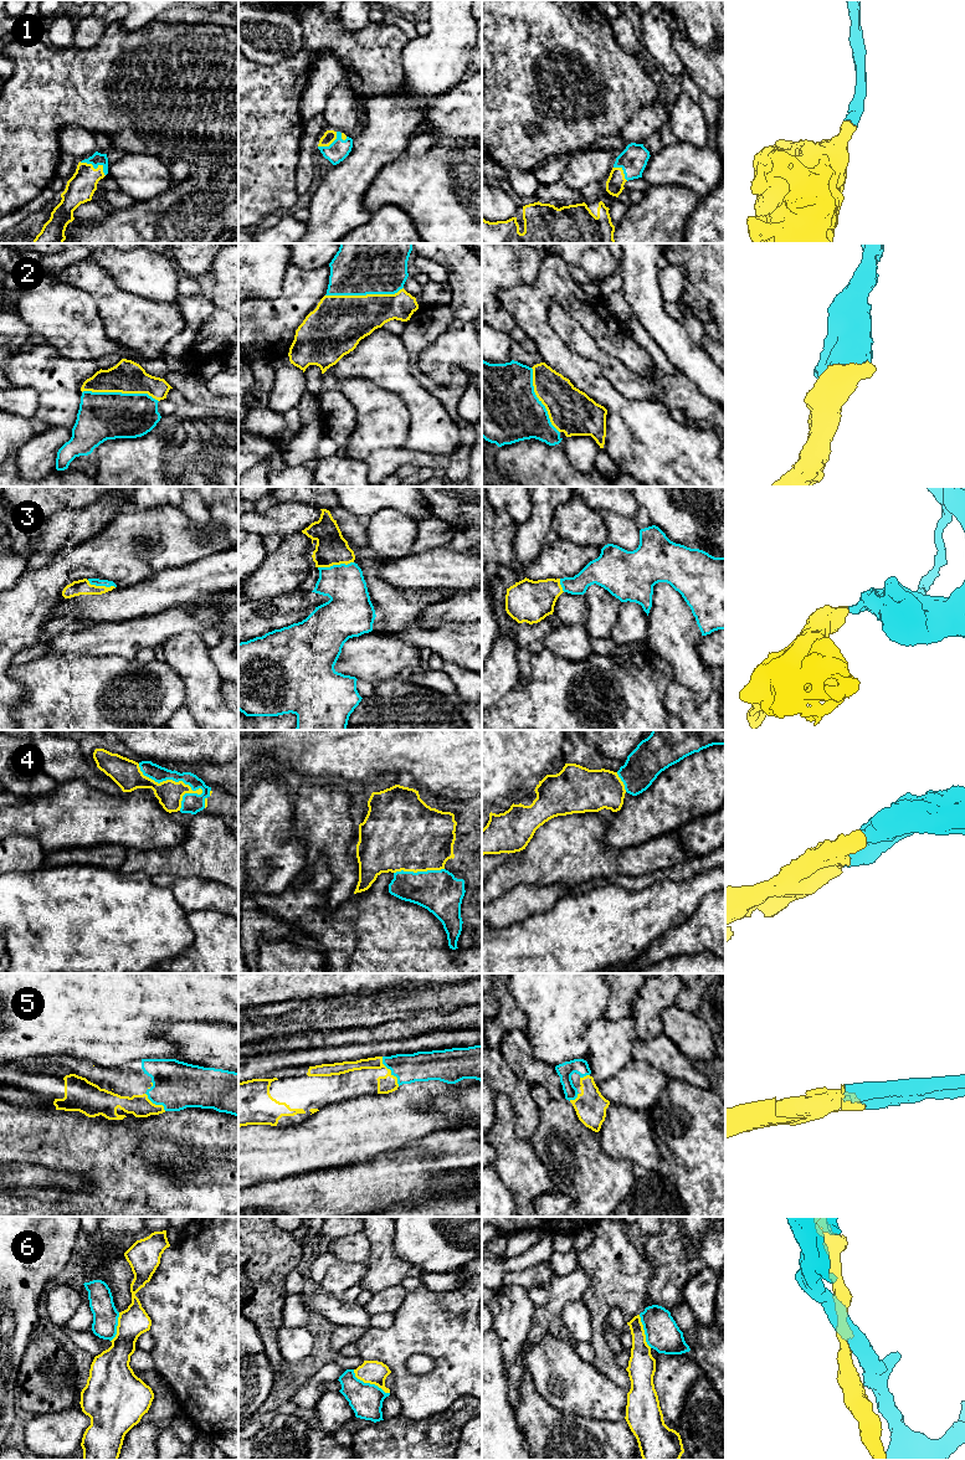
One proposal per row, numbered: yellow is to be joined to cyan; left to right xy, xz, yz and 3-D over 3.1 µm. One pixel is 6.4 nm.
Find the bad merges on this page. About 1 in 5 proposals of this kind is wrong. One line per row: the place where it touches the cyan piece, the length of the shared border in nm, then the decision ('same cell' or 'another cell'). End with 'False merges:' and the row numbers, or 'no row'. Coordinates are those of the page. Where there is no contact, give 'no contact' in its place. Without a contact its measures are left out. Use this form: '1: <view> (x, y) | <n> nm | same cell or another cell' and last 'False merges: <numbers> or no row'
1: xy (96, 168) | 190 nm | same cell
2: xz (364, 294) | 500 nm | same cell
3: xz (335, 565) | 240 nm | same cell
4: xy (168, 779) | 460 nm | same cell
5: xz (391, 1072) | 220 nm | same cell
6: xz (369, 1383) | 280 nm | another cell
False merges: 6

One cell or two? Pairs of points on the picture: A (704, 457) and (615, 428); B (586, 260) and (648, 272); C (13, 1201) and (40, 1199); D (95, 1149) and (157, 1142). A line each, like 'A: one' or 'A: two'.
A: one
B: two
C: one
D: one

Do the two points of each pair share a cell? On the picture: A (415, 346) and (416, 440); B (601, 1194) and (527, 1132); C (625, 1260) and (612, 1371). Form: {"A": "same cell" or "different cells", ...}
{"A": "different cells", "B": "different cells", "C": "same cell"}

